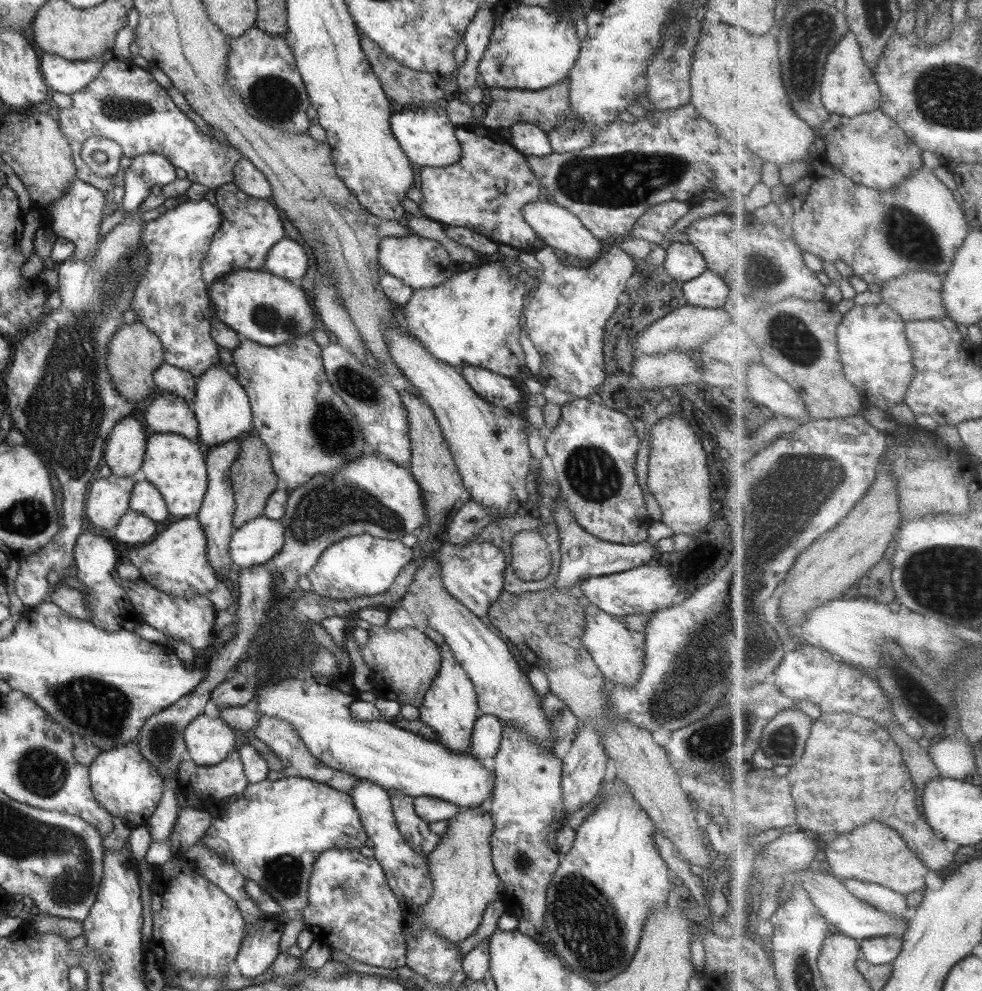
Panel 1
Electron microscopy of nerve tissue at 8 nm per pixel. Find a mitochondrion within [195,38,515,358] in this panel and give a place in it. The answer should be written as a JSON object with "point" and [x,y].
{"point":[275,97]}

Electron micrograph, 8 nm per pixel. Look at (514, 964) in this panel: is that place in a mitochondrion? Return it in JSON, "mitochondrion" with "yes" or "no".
{"mitochondrion":"no"}

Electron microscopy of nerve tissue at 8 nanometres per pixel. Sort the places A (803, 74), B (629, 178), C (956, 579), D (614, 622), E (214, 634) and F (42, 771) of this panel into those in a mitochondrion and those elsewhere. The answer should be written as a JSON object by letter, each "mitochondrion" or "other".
{"A":"mitochondrion","B":"mitochondrion","C":"mitochondrion","D":"other","E":"other","F":"mitochondrion"}

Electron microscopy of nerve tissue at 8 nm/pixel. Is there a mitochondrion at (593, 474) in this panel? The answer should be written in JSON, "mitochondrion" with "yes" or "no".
{"mitochondrion":"yes"}

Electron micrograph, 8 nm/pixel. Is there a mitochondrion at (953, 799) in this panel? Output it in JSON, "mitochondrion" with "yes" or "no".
{"mitochondrion":"no"}

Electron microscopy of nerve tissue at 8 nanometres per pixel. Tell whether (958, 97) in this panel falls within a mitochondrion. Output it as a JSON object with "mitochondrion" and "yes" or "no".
{"mitochondrion":"yes"}

